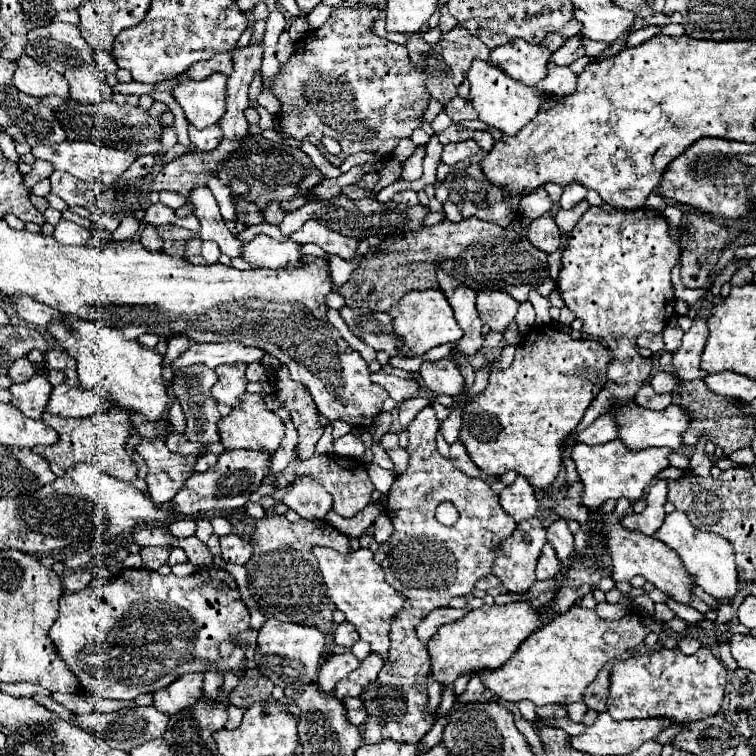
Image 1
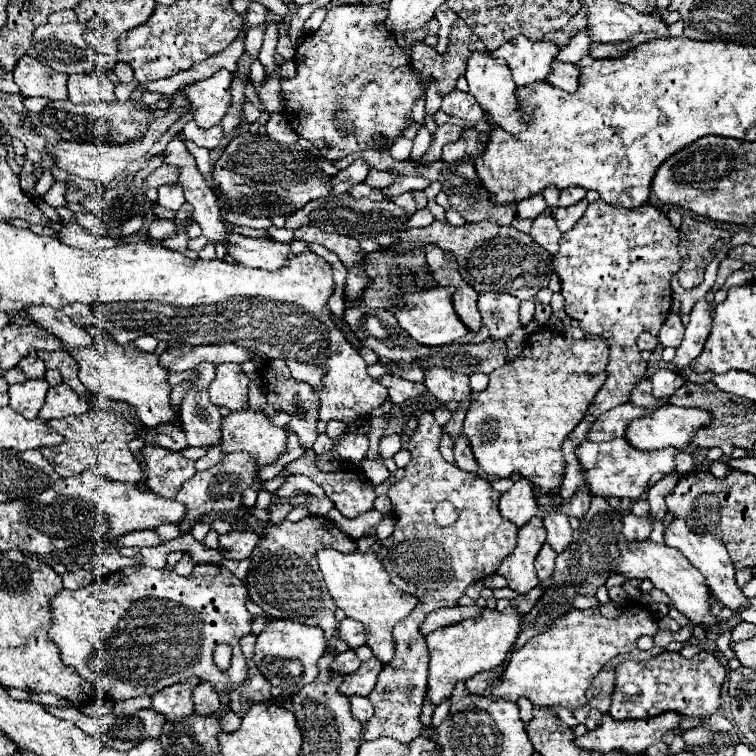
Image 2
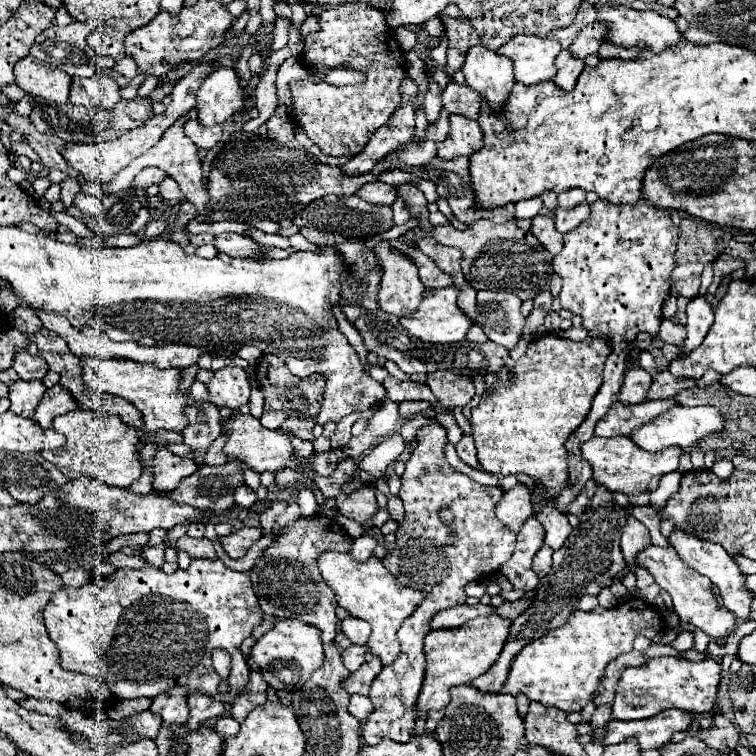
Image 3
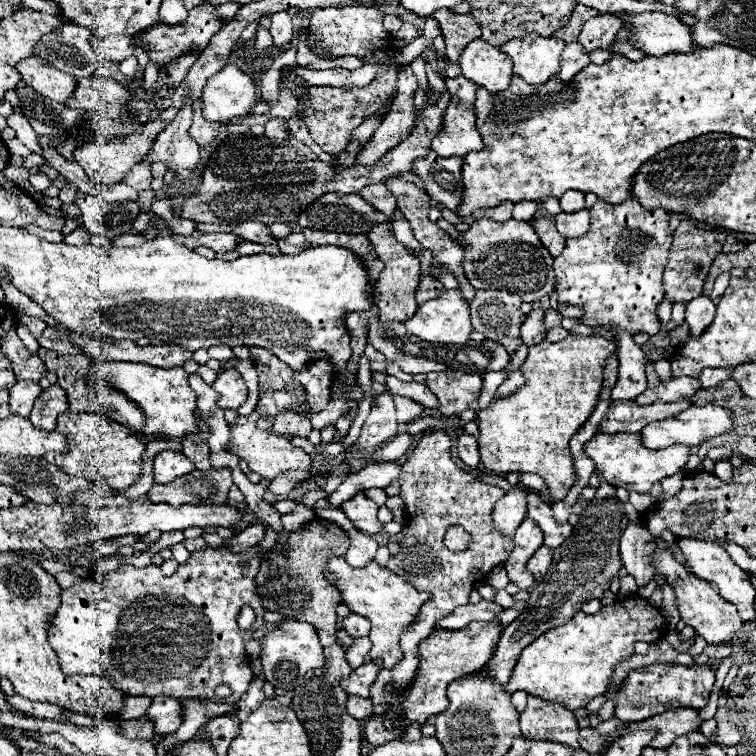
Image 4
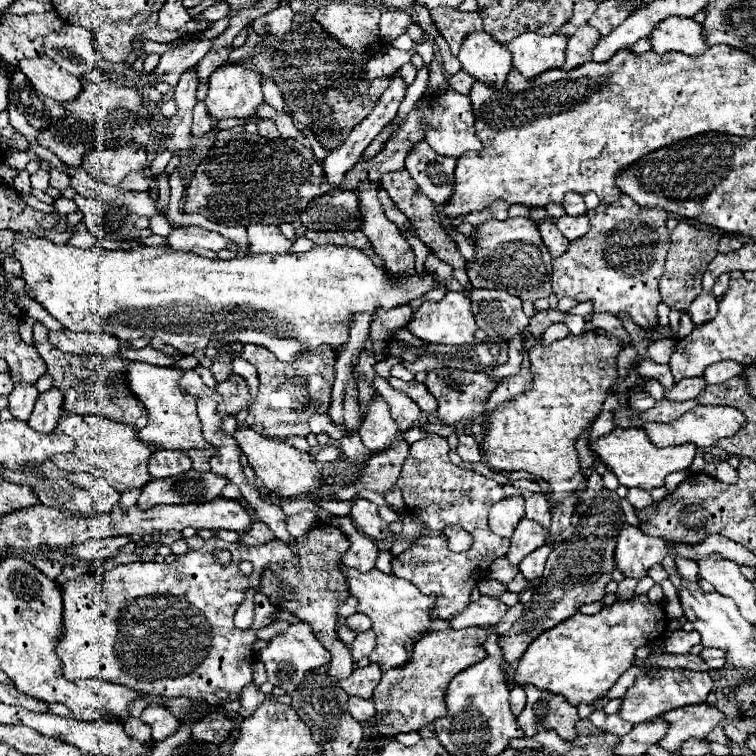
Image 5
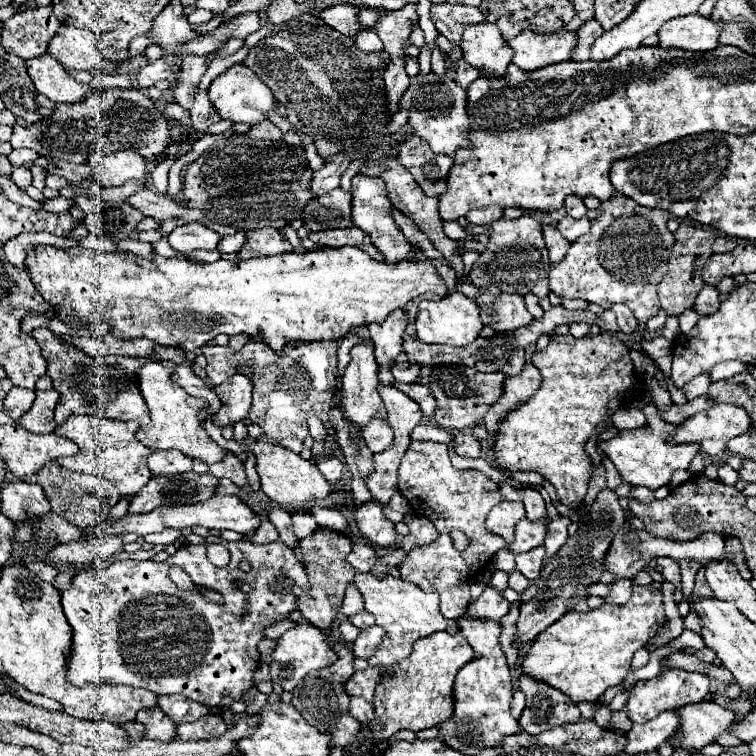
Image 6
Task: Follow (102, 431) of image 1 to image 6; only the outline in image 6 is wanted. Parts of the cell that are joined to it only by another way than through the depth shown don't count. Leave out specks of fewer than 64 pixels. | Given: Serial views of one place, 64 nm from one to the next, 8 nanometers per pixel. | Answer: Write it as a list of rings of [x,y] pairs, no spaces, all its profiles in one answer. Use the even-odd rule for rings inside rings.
[[[72,414],[54,432],[58,436],[72,440],[80,450],[74,456],[62,458],[60,464],[74,472],[88,472],[88,474],[110,480],[122,496],[138,494],[144,488],[144,484],[148,484],[148,480],[152,478],[148,464],[146,464],[146,458],[152,454],[152,450],[136,440],[138,428],[140,424],[136,420],[122,422],[122,420],[110,420],[110,418],[100,418],[100,416]]]

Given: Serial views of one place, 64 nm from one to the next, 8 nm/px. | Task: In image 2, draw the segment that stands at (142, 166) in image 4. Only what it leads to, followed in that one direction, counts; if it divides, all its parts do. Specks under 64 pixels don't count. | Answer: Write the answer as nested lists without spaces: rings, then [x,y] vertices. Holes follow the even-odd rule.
[[[162,164],[160,168],[156,168],[156,170],[146,178],[146,182],[148,182],[150,188],[160,188],[160,186],[164,186],[164,184],[178,184],[178,176],[180,176],[178,166]]]

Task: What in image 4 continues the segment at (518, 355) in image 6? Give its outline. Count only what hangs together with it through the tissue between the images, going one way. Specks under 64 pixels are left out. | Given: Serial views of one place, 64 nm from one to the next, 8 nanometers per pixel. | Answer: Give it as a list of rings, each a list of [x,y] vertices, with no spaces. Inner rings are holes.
[[[476,290],[470,304],[472,326],[488,340],[502,342],[514,354],[522,344],[520,326],[526,320],[520,304],[520,296],[508,290]],[[506,370],[484,372],[484,376],[482,376],[484,386],[482,386],[482,394],[478,398],[478,408],[484,408],[490,404],[490,400],[494,400],[494,394],[496,394],[498,386],[504,382],[504,378],[506,378]]]

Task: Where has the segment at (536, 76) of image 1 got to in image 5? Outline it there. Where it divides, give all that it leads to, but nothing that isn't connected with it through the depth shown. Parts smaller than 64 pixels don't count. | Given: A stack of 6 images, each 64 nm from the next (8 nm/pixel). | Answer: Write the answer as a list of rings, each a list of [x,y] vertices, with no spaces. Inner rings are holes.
[[[526,32],[506,44],[512,54],[512,66],[526,78],[532,80],[550,68],[562,68],[568,38],[562,34],[540,36]]]

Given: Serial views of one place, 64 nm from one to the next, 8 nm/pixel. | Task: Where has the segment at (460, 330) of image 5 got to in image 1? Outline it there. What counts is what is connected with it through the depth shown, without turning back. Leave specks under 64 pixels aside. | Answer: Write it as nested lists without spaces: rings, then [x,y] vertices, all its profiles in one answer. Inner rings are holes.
[[[428,288],[424,292],[422,290],[410,290],[390,308],[390,316],[392,316],[394,334],[402,338],[400,356],[406,356],[406,358],[422,356],[430,348],[446,344],[446,342],[458,342],[464,334],[460,330],[460,326],[456,324],[454,312],[452,312],[442,290],[432,290],[432,288]]]

